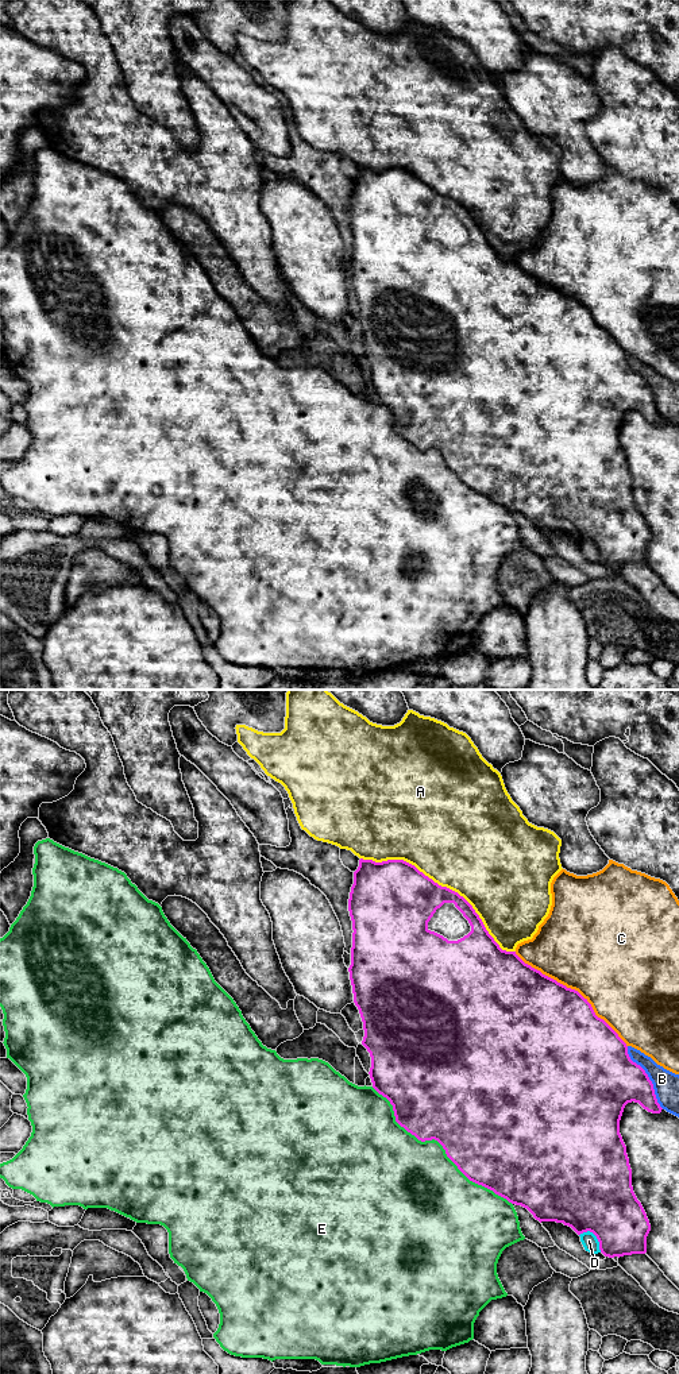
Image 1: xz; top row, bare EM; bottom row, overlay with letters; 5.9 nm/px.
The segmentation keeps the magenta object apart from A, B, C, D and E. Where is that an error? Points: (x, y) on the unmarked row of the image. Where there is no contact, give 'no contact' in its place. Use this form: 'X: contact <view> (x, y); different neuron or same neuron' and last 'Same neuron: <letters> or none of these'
A: contact xz (444, 196); different neuron
B: contact xz (648, 386); different neuron
C: contact xz (574, 298); different neuron
D: contact xz (595, 544); different neuron
E: contact xz (439, 451); different neuron
Same neuron: none of these

